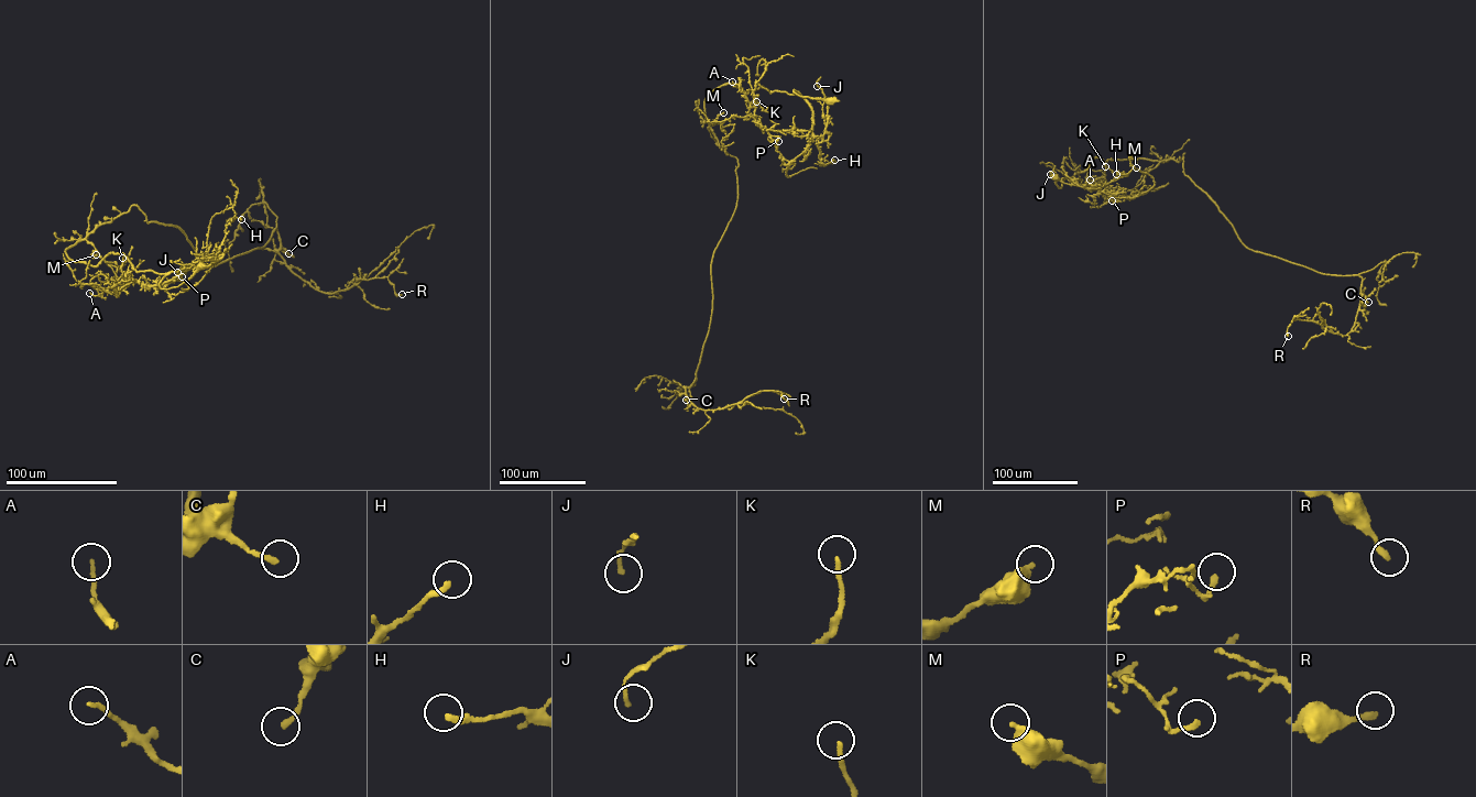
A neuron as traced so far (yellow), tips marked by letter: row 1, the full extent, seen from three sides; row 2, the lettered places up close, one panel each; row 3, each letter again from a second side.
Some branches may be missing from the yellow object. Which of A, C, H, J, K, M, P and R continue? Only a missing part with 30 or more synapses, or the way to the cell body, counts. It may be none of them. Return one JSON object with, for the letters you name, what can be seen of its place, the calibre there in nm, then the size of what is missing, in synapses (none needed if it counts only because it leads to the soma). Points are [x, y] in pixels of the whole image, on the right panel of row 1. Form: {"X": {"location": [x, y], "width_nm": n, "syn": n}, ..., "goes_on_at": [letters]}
{"goes_on_at": []}

